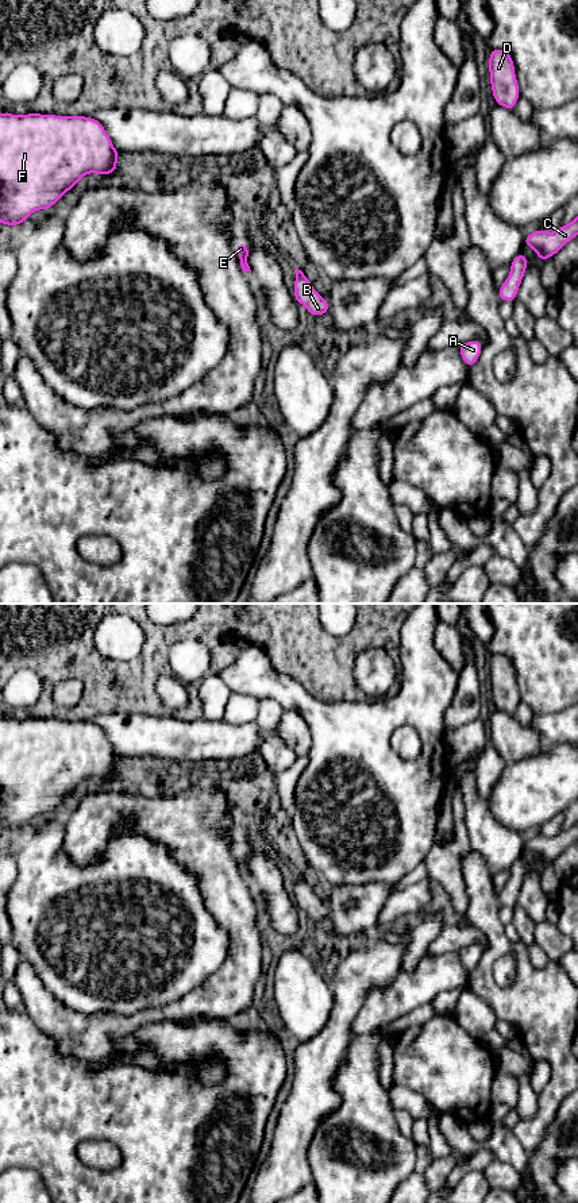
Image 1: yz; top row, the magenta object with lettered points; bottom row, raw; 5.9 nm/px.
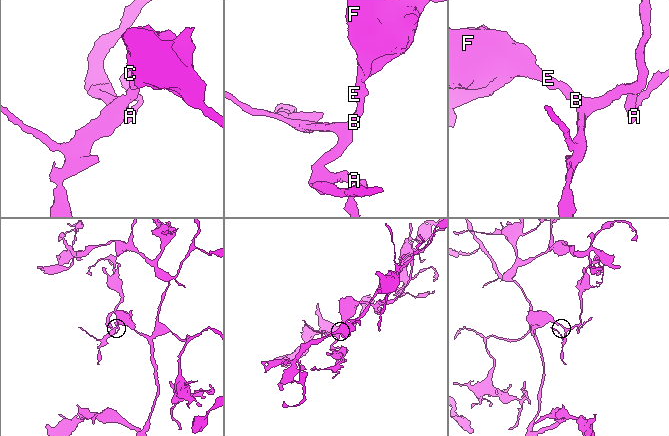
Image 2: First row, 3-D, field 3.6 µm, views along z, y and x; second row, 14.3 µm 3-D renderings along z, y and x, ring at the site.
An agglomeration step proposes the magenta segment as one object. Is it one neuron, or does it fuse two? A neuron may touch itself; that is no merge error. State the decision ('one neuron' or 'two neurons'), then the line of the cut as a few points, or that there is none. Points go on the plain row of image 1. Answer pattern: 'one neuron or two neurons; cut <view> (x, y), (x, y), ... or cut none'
one neuron; cut none

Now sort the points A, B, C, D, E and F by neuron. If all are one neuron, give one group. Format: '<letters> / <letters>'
A B C D E F

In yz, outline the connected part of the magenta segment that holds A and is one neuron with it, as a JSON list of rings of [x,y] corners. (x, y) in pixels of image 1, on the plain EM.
[[[469,945],[459,951],[462,965],[470,973],[474,971],[482,957],[483,949],[479,945]]]

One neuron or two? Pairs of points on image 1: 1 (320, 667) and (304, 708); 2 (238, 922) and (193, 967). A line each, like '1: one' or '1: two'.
1: two
2: two

